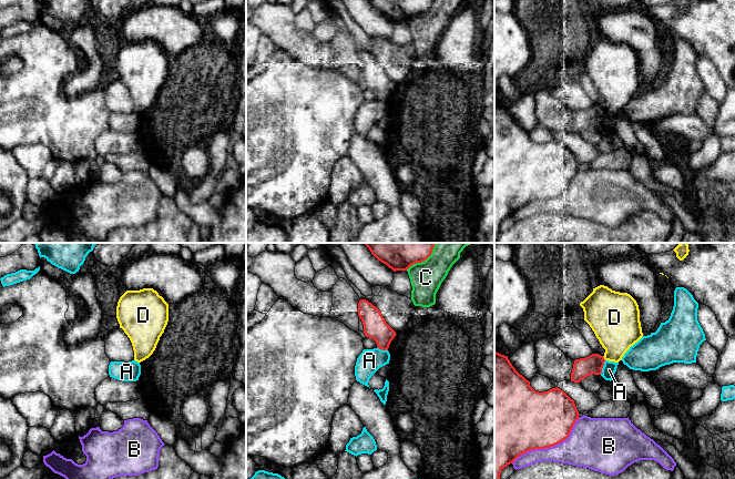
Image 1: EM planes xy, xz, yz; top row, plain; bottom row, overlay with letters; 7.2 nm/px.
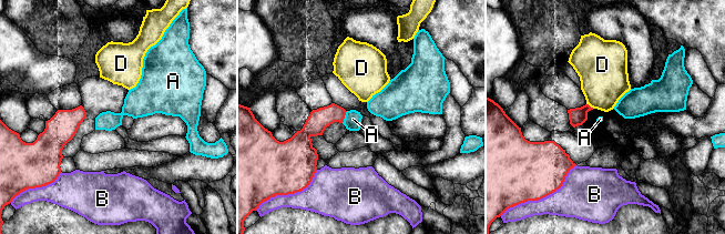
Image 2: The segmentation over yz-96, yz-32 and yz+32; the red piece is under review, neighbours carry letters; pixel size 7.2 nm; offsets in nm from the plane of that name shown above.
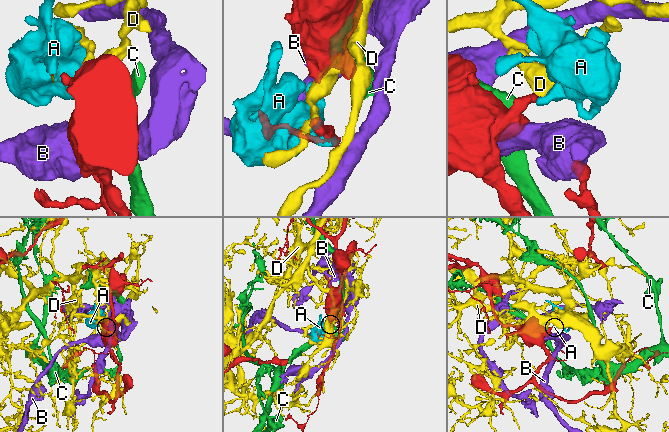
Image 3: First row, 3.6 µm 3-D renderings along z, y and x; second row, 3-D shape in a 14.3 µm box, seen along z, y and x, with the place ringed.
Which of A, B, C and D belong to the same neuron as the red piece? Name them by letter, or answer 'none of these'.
none of these

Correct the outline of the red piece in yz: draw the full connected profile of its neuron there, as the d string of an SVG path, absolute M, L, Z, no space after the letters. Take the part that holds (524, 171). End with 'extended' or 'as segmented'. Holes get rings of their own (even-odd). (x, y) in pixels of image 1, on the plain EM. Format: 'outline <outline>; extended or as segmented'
outline M494 103L494 243L499 243L504 218L530 202L562 194L579 170L574 152L563 142L555 139L543 144L535 143L530 133L515 122L508 108Z; as segmented

